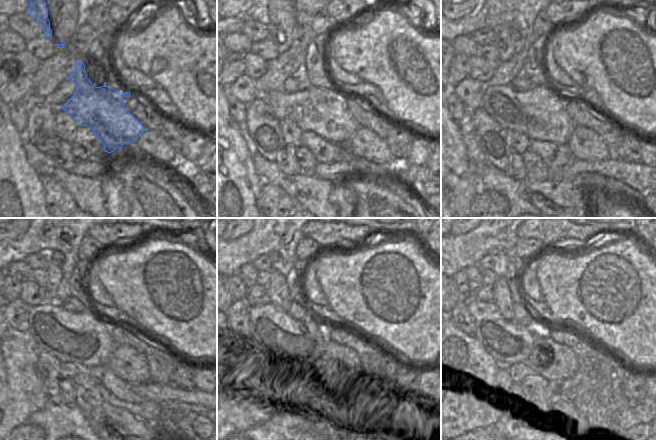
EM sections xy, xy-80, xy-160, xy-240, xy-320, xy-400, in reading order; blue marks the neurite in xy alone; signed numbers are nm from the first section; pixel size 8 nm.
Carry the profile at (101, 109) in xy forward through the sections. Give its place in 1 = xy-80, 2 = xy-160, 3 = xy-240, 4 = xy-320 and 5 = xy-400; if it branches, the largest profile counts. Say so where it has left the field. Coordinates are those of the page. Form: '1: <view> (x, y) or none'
1: xy-80 (322, 111)
2: xy-160 (539, 113)
3: xy-240 (83, 338)
4: xy-320 (281, 338)
5: xy-400 (508, 343)

